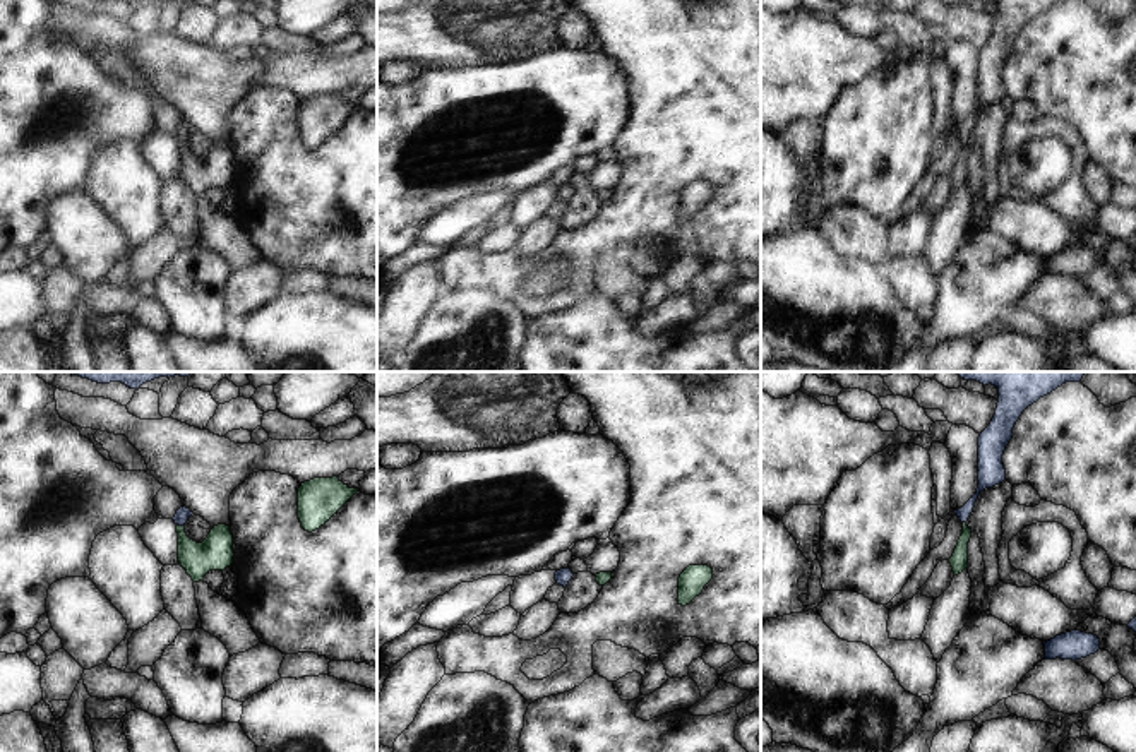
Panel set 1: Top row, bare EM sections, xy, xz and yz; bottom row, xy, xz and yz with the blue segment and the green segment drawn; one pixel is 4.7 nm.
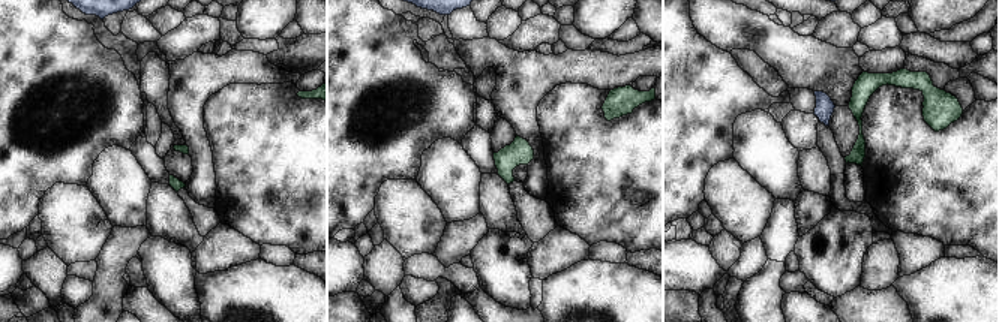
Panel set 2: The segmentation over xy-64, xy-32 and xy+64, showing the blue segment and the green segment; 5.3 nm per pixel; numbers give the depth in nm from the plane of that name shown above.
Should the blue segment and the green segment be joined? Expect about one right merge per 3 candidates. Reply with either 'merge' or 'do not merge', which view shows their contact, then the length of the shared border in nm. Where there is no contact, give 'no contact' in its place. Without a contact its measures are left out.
merge | xy | 40 nm

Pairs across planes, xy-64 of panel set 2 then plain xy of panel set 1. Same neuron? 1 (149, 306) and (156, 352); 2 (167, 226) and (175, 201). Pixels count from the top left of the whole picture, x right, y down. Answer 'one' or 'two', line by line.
1: two
2: one

